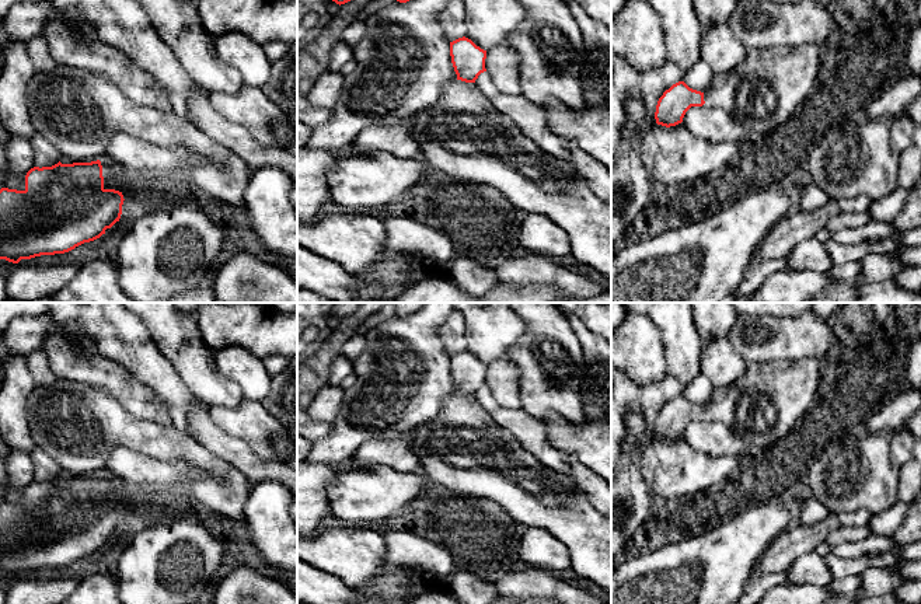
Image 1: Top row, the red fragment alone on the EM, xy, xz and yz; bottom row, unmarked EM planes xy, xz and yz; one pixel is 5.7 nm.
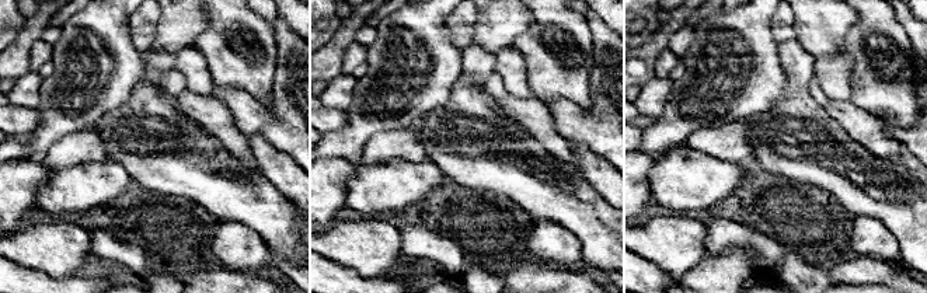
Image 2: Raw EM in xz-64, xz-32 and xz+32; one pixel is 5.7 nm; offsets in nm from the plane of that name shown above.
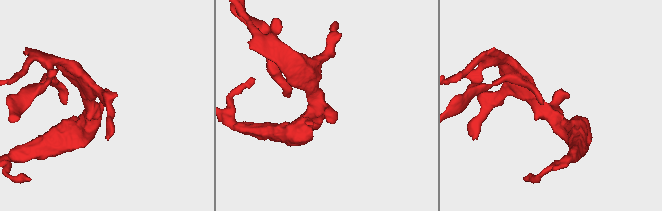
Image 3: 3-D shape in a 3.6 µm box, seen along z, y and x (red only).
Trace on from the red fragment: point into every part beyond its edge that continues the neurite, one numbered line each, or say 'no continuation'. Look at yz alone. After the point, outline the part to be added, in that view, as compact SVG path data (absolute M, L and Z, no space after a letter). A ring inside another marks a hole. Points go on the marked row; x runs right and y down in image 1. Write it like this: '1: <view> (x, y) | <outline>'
1: yz (760, 93) | M820 46L749 49L746 59L730 73L716 74L704 91L709 108L721 108L737 121L747 135L765 135L784 125L810 94L820 67Z

